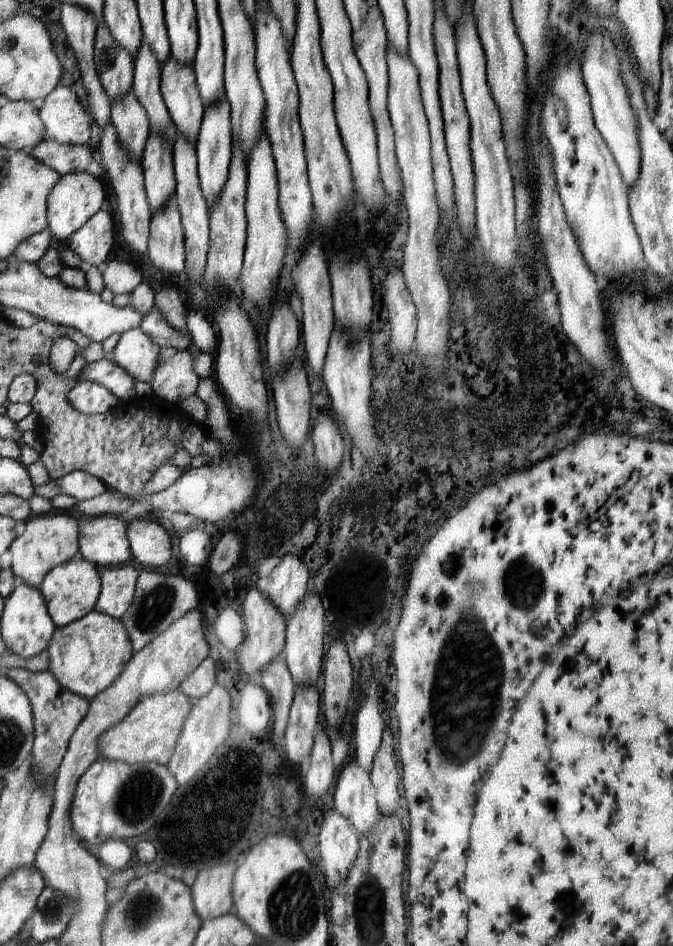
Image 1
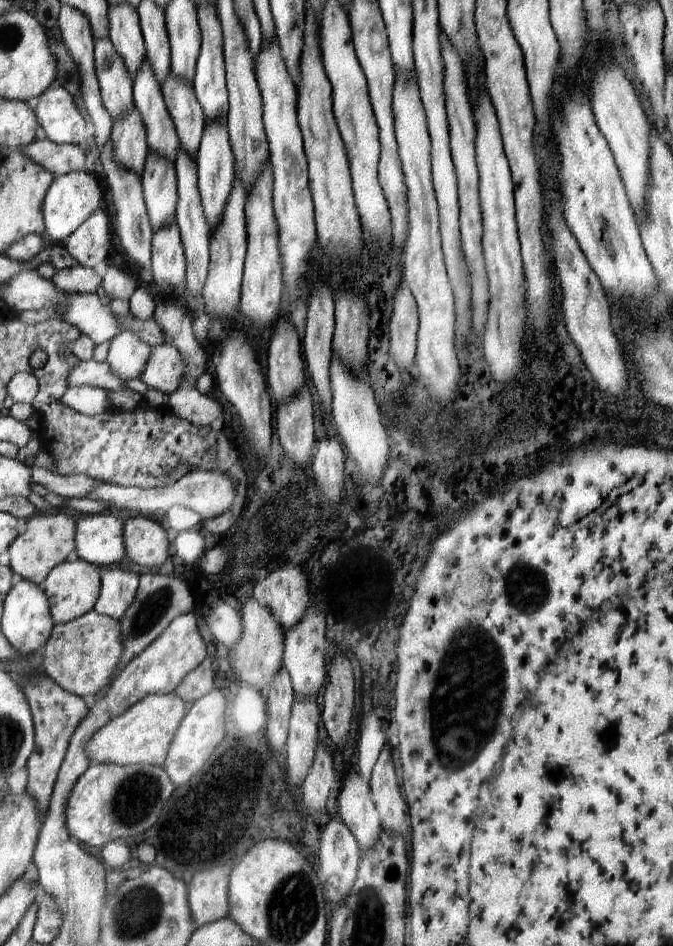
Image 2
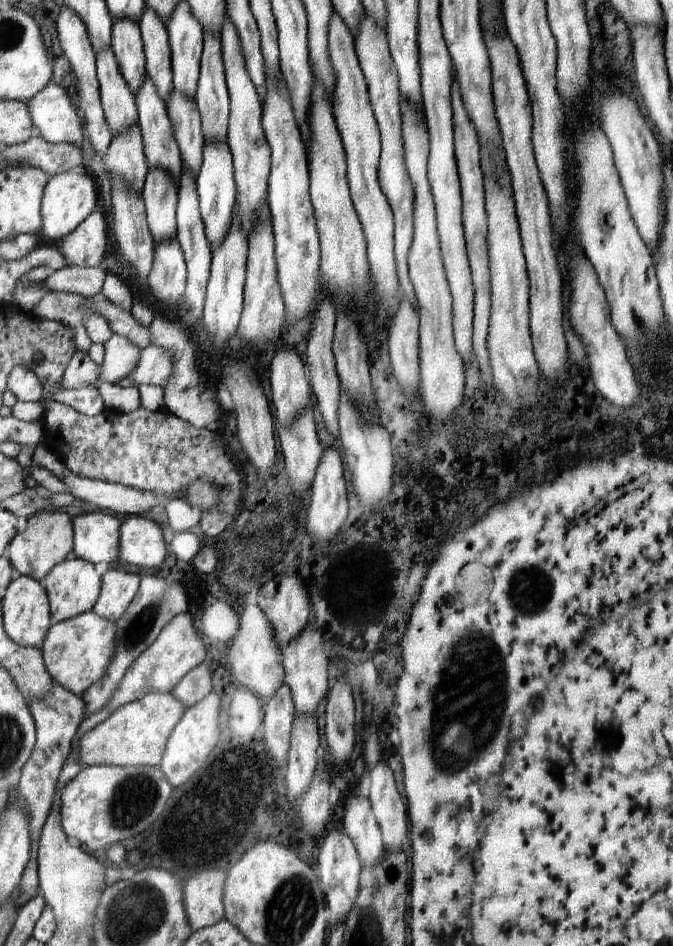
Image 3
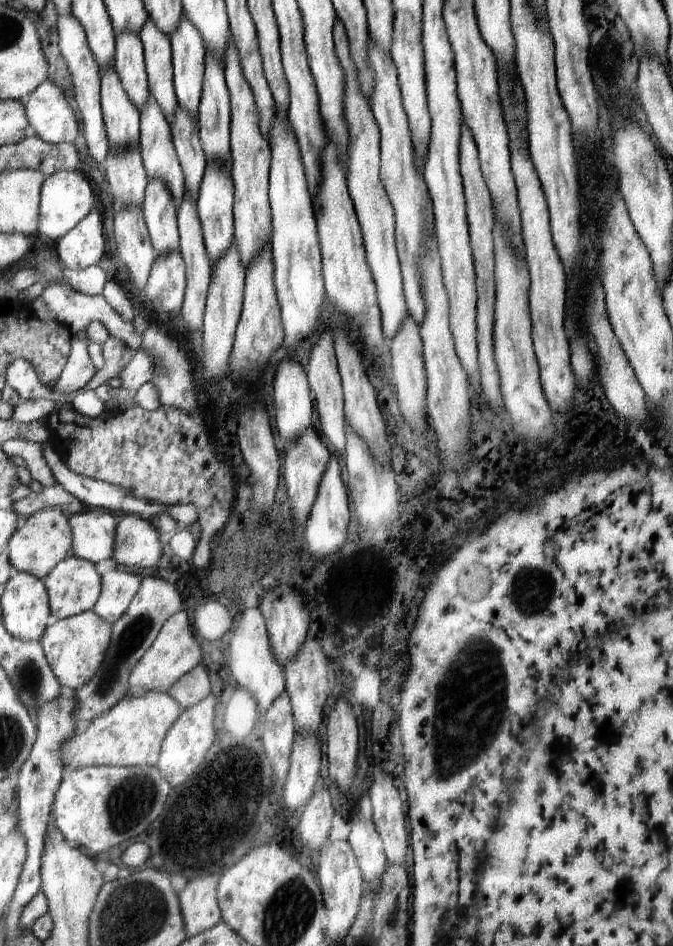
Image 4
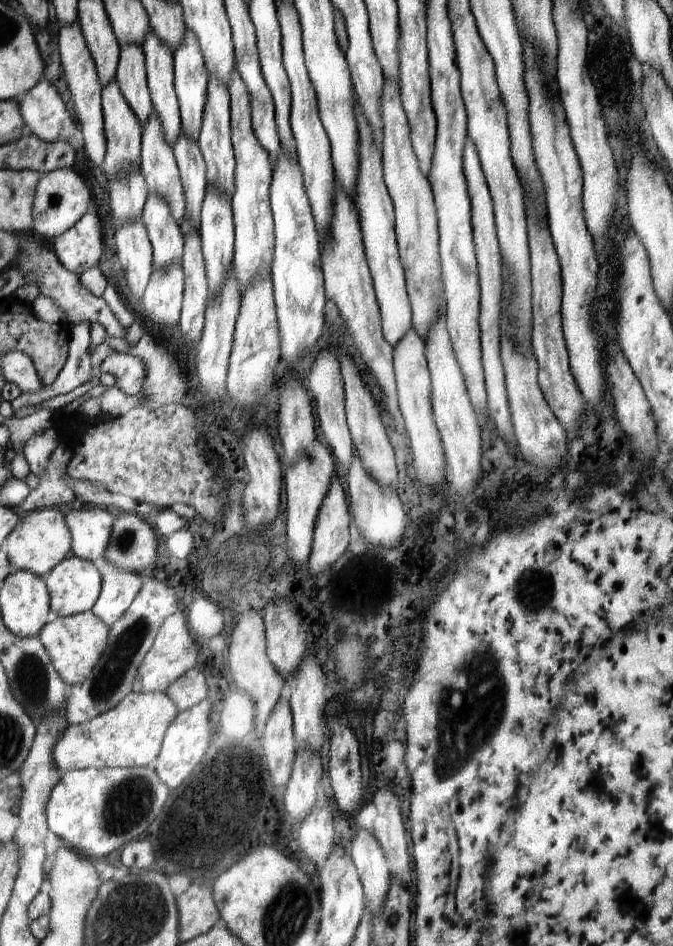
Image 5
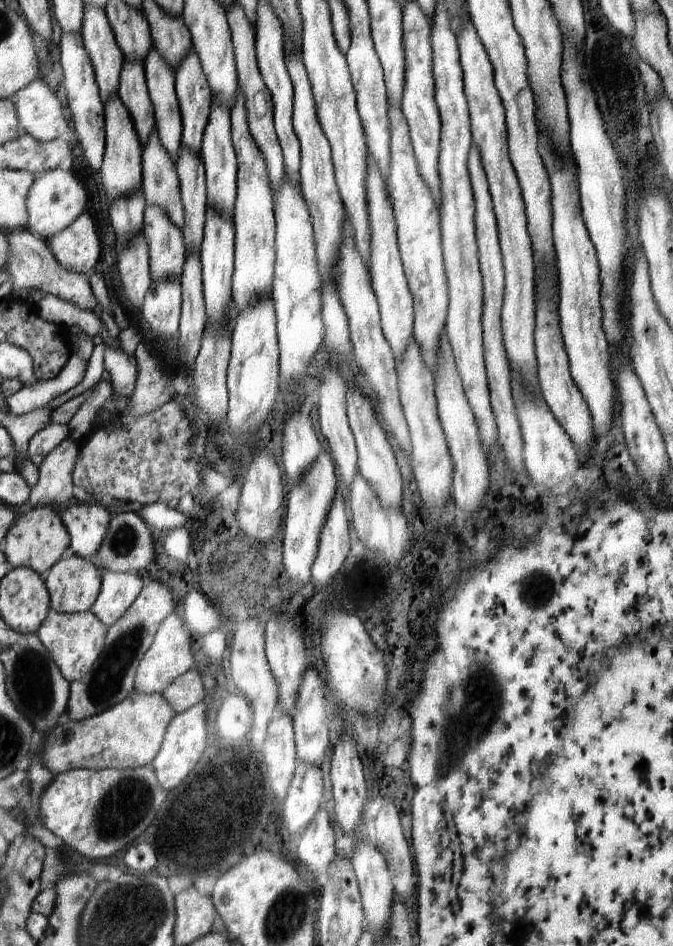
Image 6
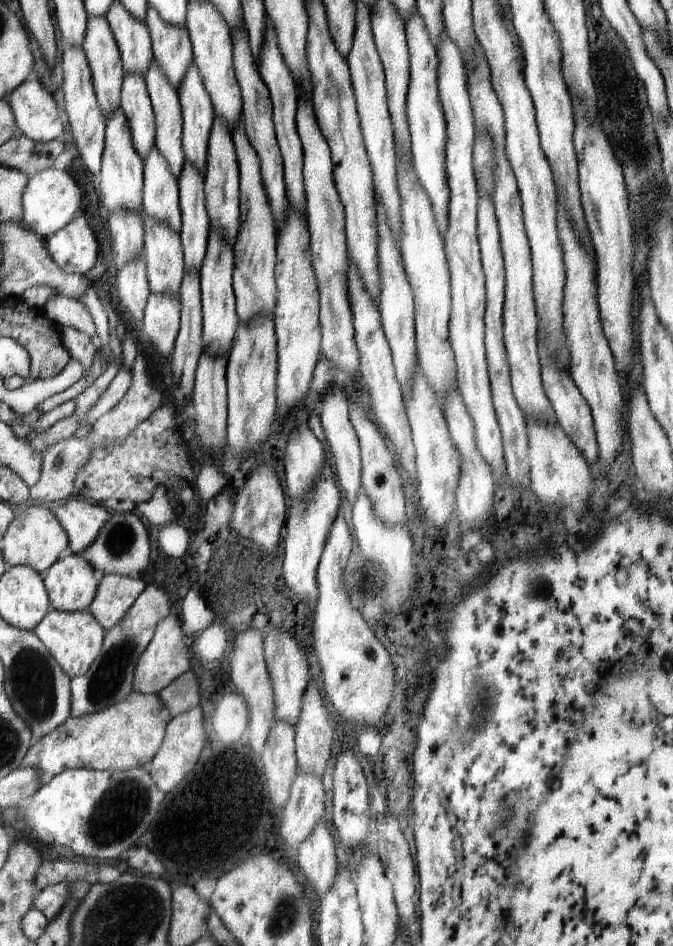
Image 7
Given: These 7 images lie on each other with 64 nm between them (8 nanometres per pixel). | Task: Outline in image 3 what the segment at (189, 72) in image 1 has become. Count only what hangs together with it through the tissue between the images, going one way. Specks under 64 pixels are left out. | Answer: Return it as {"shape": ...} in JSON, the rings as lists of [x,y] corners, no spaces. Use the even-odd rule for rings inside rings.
{"shape":[[[172,88],[172,94],[165,103],[183,166],[195,176],[202,166],[202,150],[205,144],[201,116],[196,108],[195,98],[188,98]]]}

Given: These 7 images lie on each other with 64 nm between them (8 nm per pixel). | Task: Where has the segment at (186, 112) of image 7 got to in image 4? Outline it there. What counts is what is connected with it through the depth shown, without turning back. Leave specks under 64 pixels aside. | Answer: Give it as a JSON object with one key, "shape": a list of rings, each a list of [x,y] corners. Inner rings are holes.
{"shape":[[[182,14],[176,32],[169,37],[172,49],[173,85],[178,104],[192,118],[197,118],[202,98],[204,40],[194,24]]]}

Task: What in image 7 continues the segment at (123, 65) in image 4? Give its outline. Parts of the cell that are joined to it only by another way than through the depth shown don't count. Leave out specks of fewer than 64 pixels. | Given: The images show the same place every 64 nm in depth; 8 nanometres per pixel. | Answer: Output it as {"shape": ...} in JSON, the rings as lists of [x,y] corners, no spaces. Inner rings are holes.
{"shape":[[[125,74],[121,109],[129,120],[134,146],[144,160],[155,146],[155,114],[145,78],[138,74]]]}

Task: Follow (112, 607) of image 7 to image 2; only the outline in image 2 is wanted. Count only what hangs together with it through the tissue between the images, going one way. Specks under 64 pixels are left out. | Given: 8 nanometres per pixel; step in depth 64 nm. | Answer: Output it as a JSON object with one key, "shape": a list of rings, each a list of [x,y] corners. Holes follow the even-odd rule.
{"shape":[[[104,569],[101,598],[96,604],[97,613],[119,621],[134,602],[137,590],[138,574],[135,572]]]}

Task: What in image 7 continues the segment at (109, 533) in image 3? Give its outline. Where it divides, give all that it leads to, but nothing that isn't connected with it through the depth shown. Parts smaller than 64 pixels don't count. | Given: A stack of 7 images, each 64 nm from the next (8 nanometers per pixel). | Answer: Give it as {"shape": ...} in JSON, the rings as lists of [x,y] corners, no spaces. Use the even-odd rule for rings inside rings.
{"shape":[[[74,495],[64,504],[54,504],[51,509],[65,528],[66,534],[69,534],[70,552],[74,554],[88,550],[108,522],[108,512],[102,508],[102,504],[90,506],[88,500],[74,500]]]}

